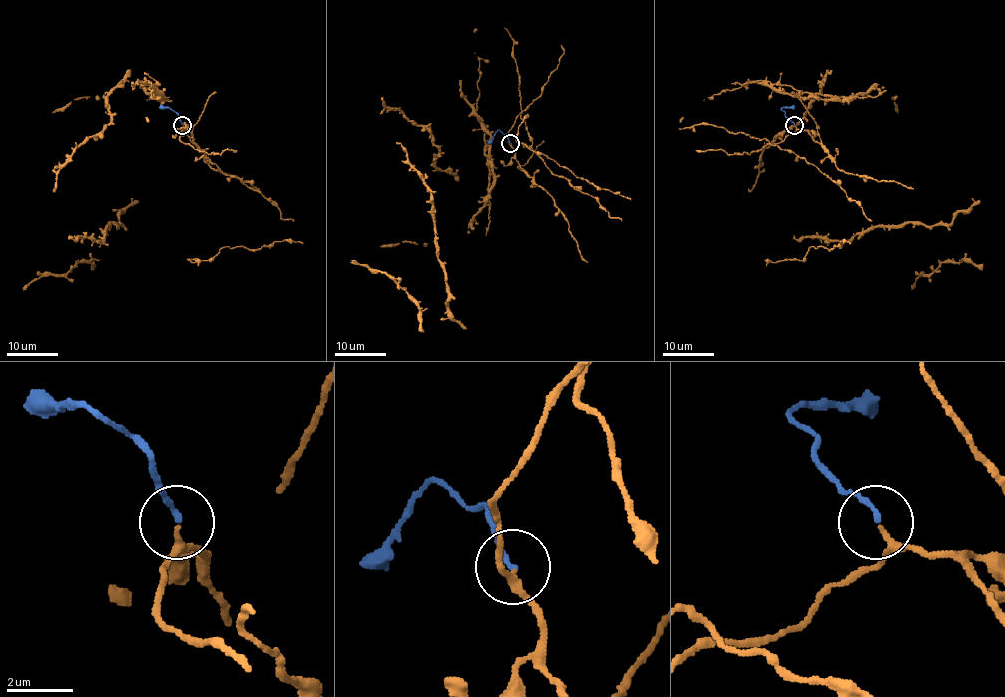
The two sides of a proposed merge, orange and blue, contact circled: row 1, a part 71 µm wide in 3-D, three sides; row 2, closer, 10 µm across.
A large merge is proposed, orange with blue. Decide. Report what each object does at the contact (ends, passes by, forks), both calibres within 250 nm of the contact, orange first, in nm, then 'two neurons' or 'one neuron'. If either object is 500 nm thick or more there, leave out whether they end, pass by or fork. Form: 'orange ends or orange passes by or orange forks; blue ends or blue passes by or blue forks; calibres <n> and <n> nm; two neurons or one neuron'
orange passes by; blue ends; calibres 180 and 170 nm; one neuron

